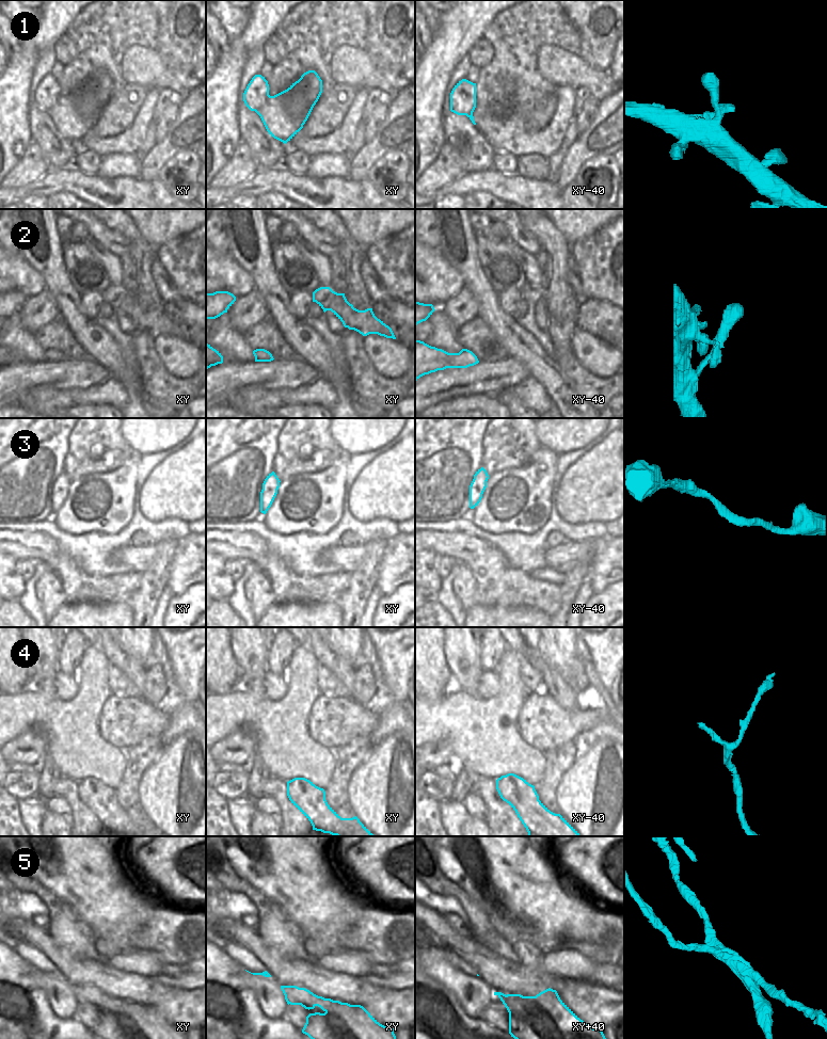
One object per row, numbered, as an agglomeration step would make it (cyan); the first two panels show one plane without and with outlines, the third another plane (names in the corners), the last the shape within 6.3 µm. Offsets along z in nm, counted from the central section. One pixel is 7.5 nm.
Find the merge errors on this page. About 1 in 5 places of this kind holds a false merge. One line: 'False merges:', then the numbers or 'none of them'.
False merges: 5

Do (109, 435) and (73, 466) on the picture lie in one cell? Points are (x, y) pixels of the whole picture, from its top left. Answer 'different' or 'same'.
same

